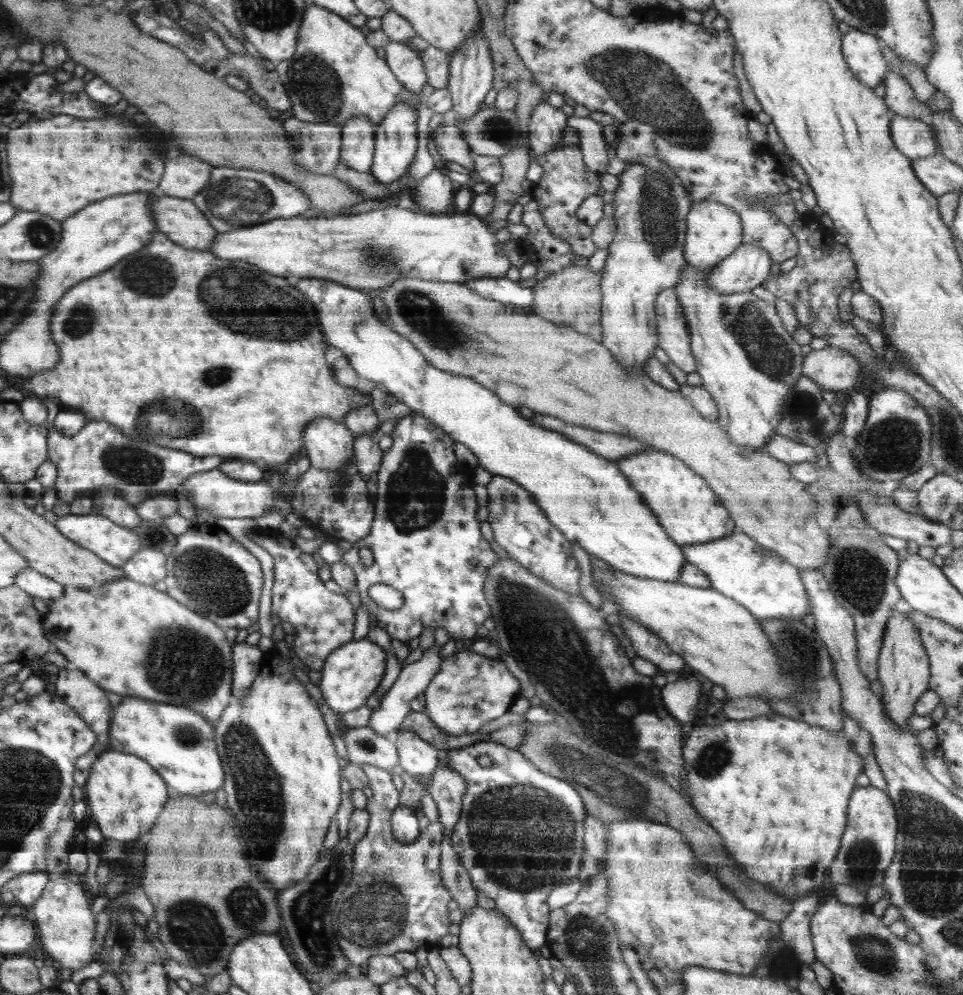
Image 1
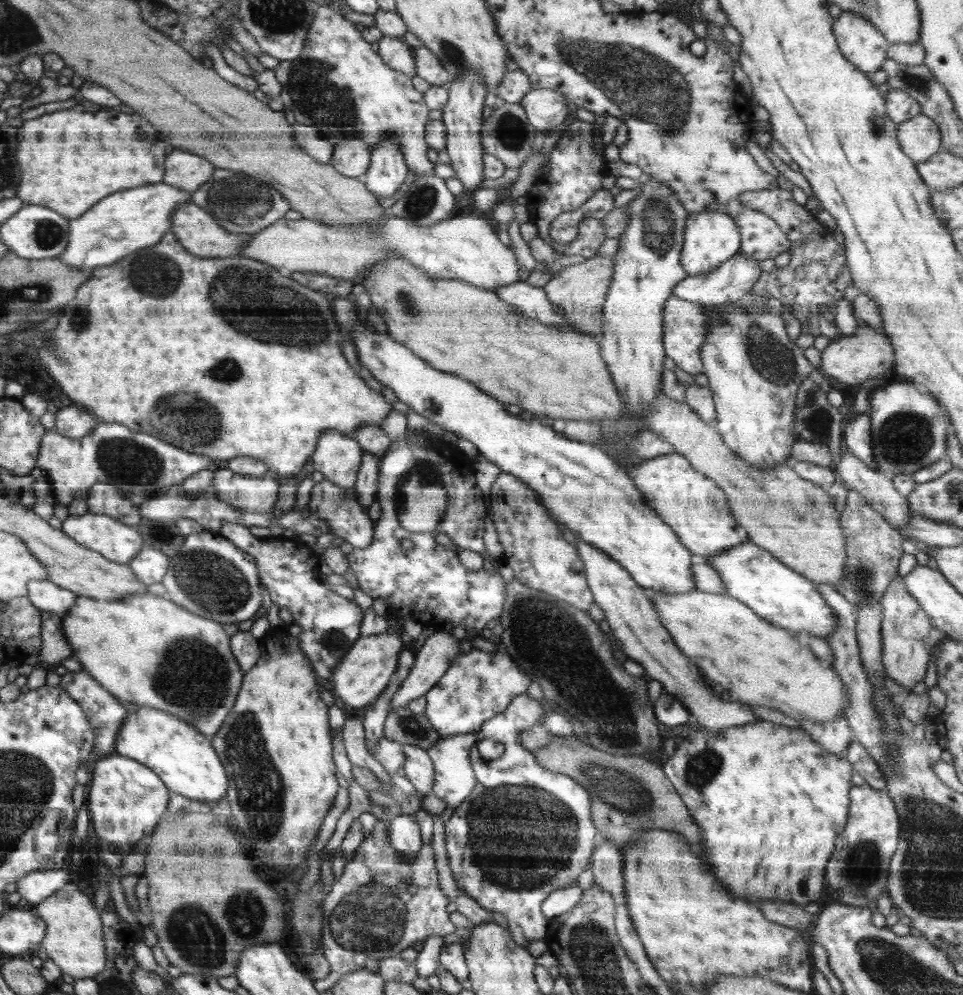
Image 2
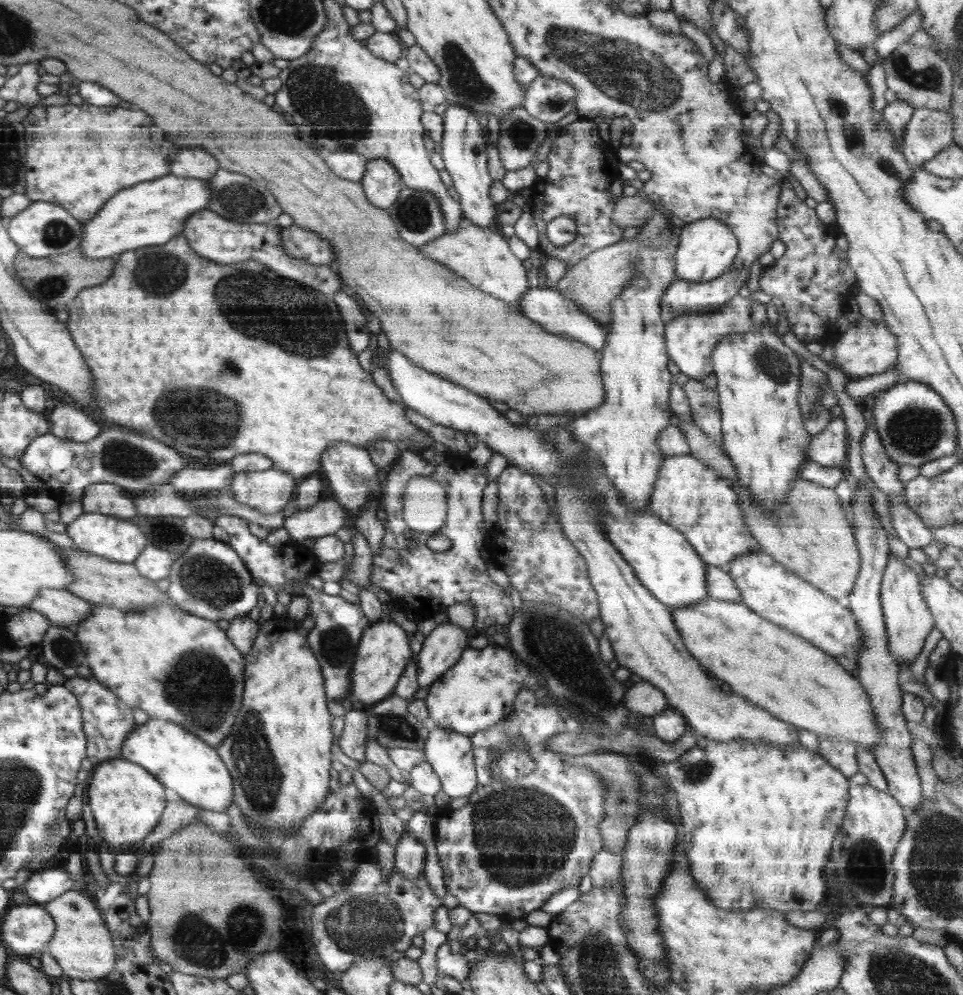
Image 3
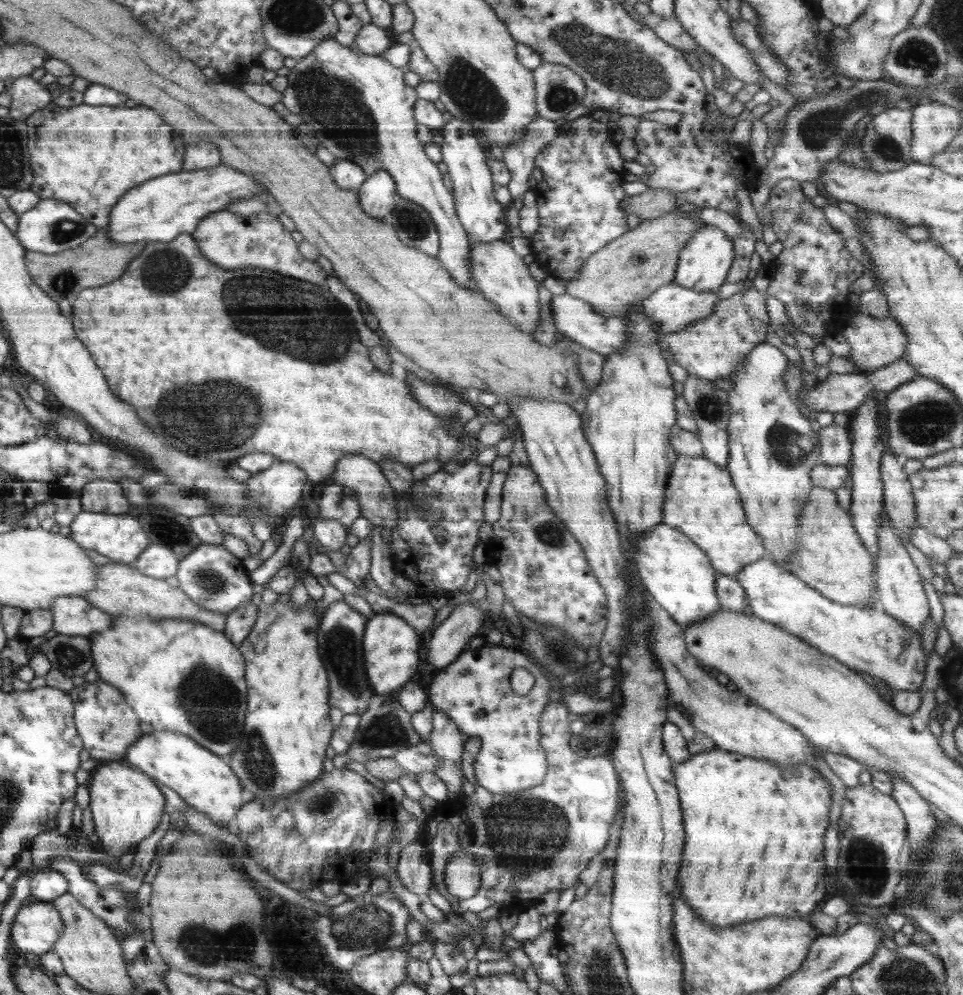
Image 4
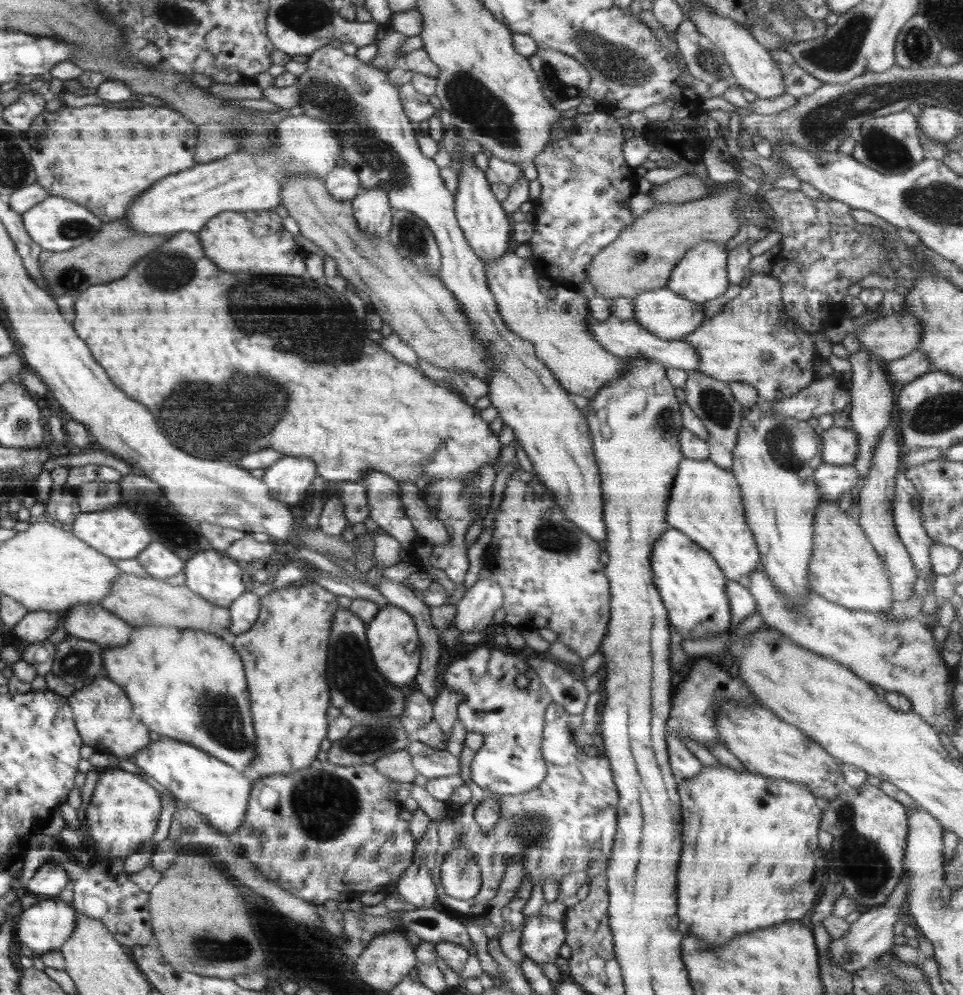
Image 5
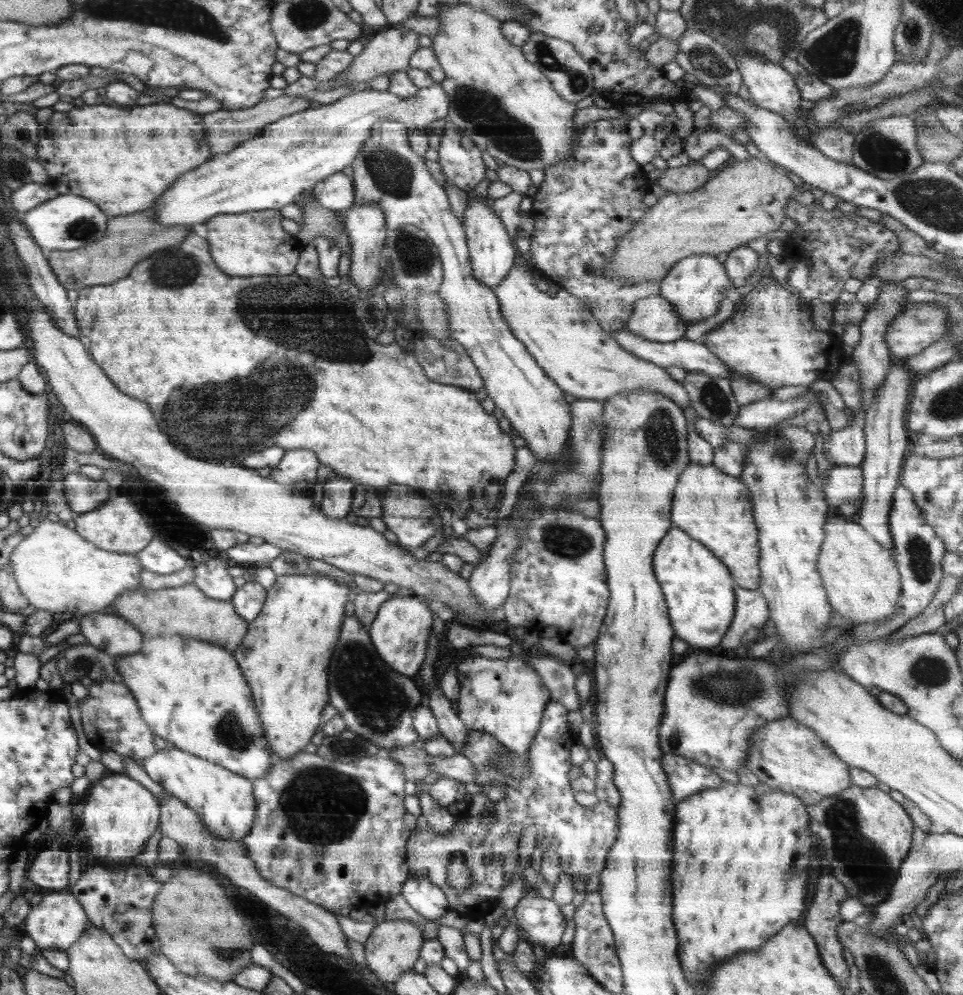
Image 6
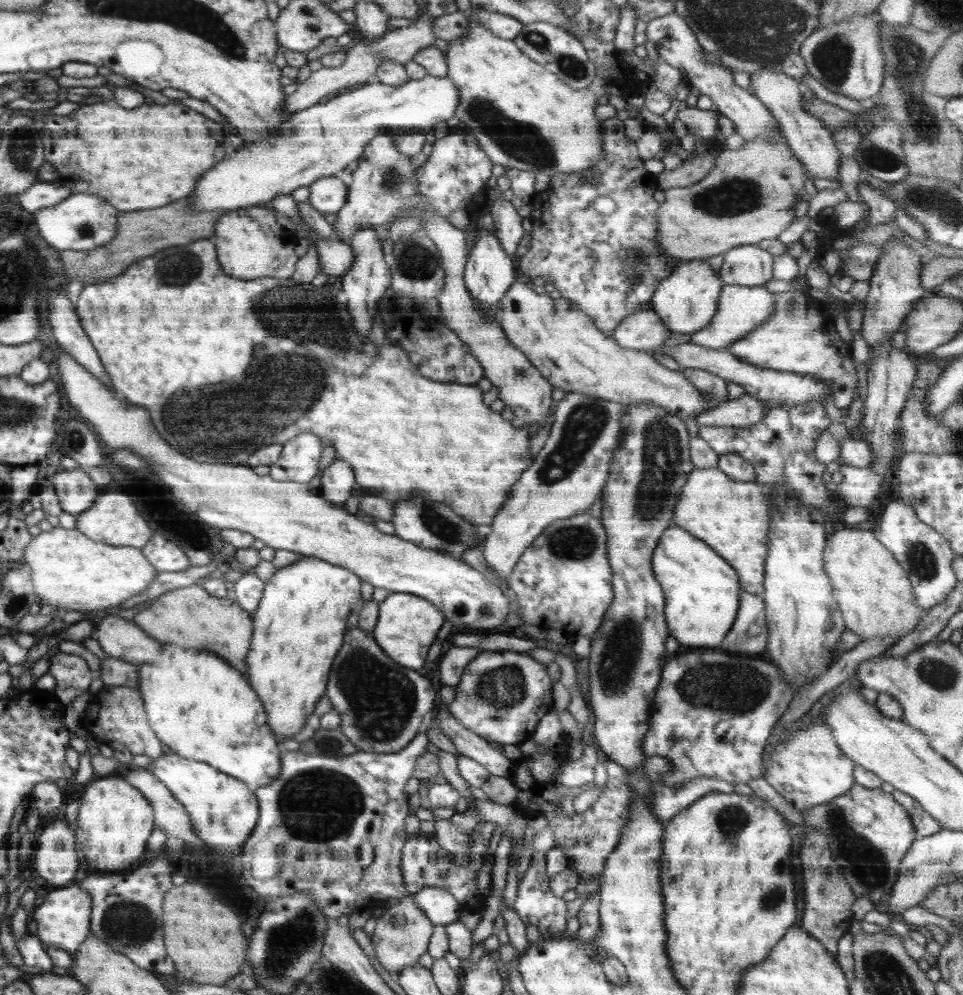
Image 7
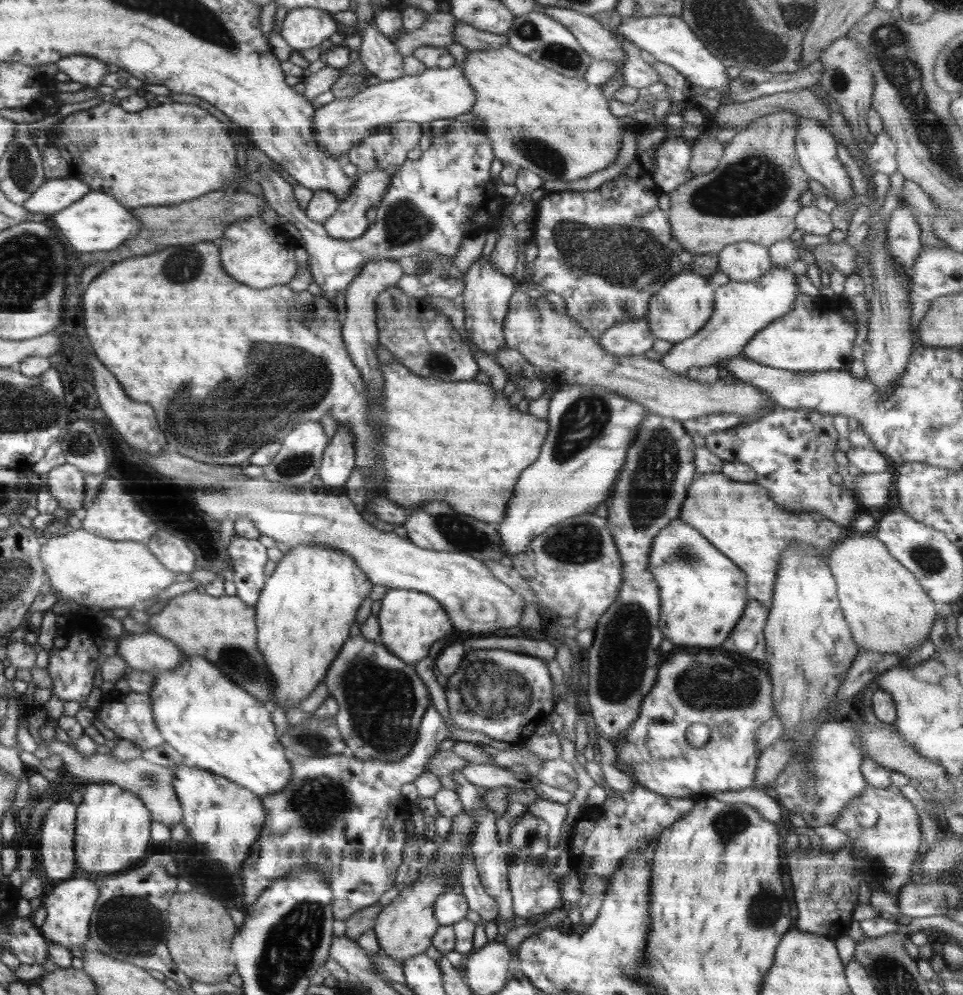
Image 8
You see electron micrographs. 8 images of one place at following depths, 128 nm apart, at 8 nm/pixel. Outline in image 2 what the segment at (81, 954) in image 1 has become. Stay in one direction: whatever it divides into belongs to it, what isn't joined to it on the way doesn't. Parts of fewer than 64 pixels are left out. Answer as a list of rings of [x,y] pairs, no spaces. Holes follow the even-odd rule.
[[[78,883],[64,885],[59,892],[52,893],[52,896],[37,905],[34,912],[47,923],[47,936],[44,937],[41,947],[50,960],[53,960],[64,974],[74,979],[87,979],[102,972],[106,966],[106,948],[104,930],[100,926],[100,916],[94,902],[90,900],[90,896],[84,896],[78,890]]]

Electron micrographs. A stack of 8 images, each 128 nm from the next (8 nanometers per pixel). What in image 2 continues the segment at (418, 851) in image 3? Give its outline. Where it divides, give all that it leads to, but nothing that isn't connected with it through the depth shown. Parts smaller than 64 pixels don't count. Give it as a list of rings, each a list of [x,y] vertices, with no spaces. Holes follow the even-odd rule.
[[[400,815],[390,821],[390,845],[398,852],[416,856],[422,846],[420,827],[413,816]]]

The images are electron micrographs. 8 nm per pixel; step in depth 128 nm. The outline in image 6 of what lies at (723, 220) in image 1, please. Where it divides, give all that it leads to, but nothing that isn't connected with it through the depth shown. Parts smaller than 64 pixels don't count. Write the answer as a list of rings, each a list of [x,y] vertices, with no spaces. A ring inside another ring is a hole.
[[[698,254],[679,260],[659,283],[659,295],[674,305],[683,322],[691,322],[691,325],[716,314],[721,302],[733,291],[734,287],[722,262],[710,254]]]

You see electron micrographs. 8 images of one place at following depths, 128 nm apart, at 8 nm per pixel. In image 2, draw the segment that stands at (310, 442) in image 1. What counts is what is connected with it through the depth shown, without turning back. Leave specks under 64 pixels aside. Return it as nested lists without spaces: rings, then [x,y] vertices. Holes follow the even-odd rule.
[[[338,430],[324,431],[312,453],[310,471],[318,470],[334,484],[352,489],[362,462],[362,452],[354,438]]]

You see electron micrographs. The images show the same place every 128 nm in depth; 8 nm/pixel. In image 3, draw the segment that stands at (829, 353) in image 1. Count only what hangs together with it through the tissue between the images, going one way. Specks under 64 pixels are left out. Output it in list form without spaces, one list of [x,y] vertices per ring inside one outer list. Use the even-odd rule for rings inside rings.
[[[862,318],[851,325],[834,344],[833,364],[844,372],[848,379],[864,378],[882,374],[896,364],[898,344],[892,332],[883,324]]]

